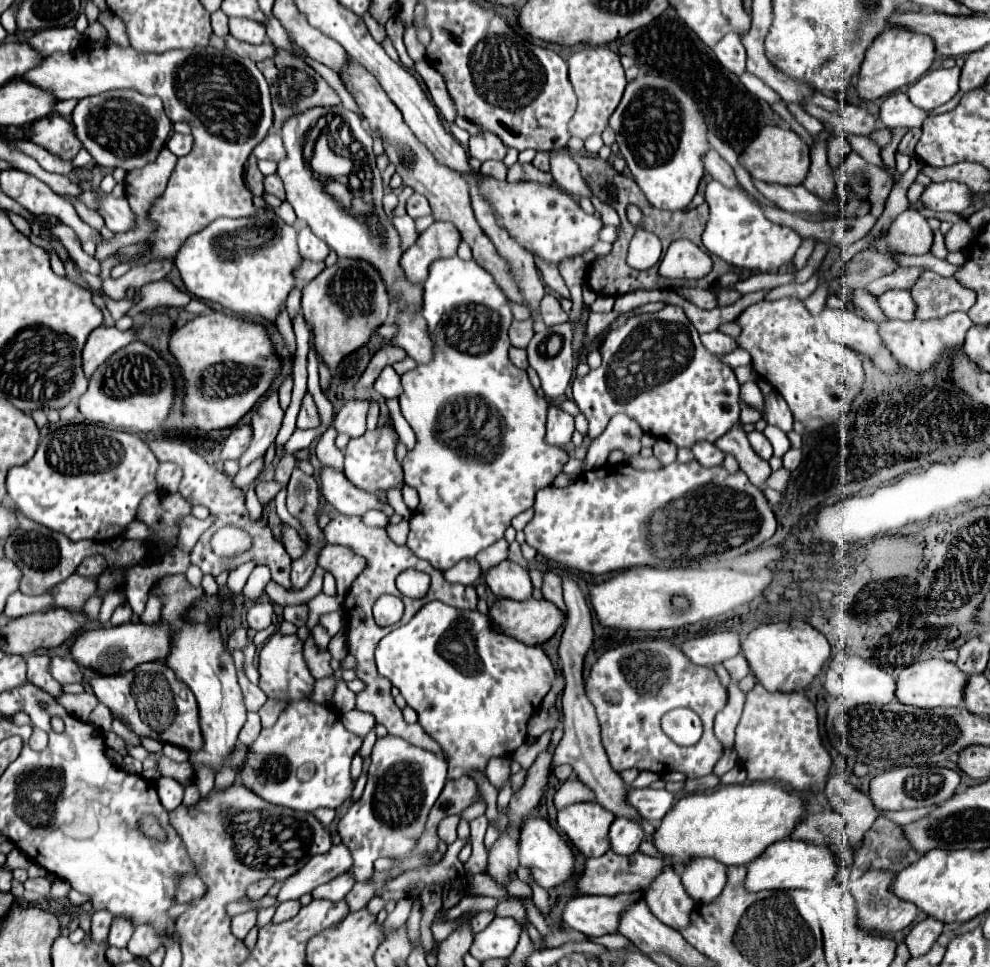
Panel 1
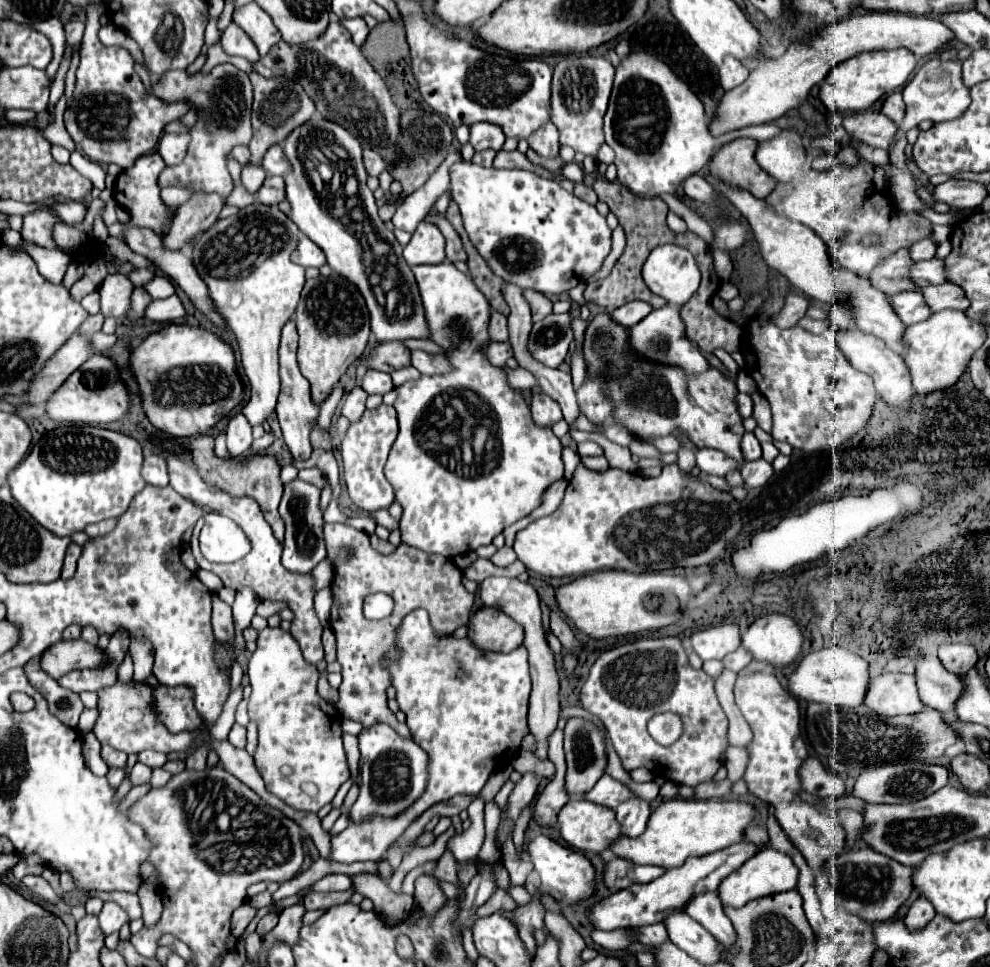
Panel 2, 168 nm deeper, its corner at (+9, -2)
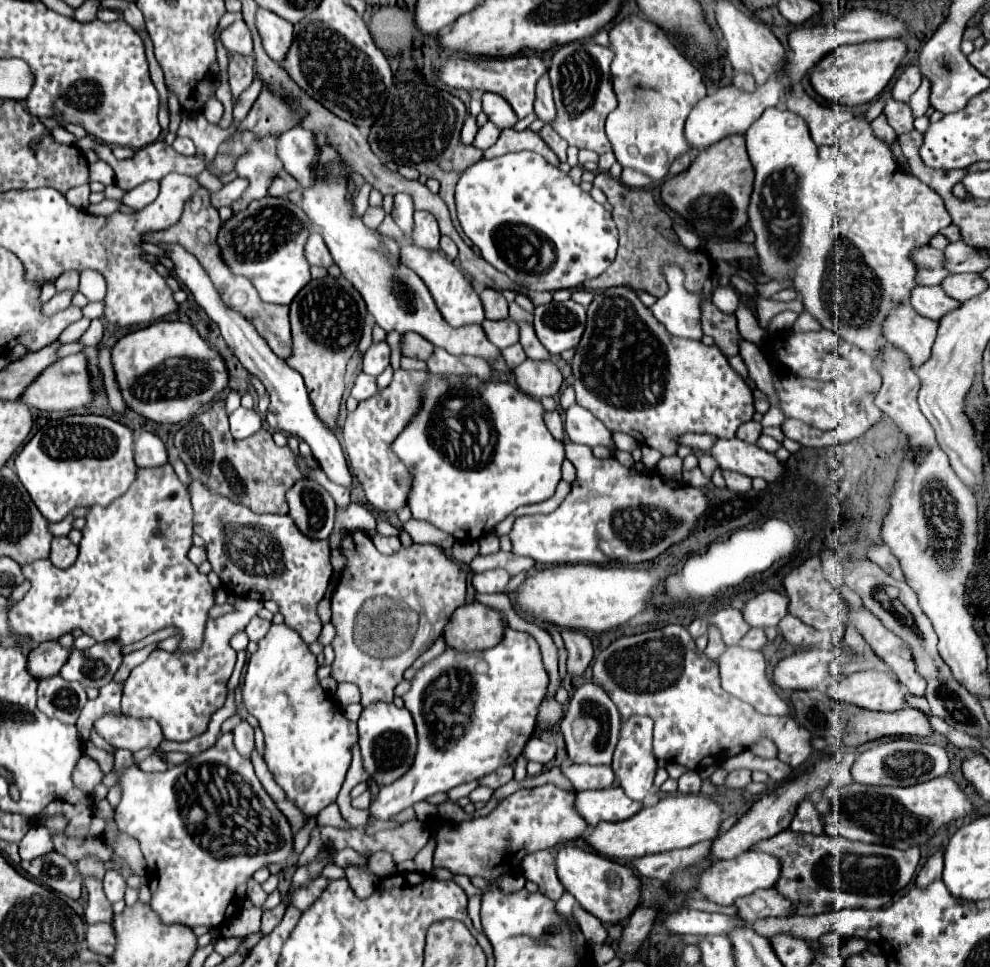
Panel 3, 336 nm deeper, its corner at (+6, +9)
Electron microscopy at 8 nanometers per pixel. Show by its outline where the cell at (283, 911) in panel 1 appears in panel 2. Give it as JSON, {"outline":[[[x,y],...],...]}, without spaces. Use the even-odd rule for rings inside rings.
{"outline":[[[266,914],[266,916],[258,922],[256,932],[258,932],[260,936],[264,936],[264,934],[266,934],[266,932],[270,932],[276,924],[278,924],[278,916],[276,916],[276,914]]]}

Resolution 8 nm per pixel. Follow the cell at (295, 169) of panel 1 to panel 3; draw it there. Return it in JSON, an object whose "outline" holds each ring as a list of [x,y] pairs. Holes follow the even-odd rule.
{"outline":[[[315,135],[315,145],[319,149],[319,161],[313,165],[313,185],[303,189],[301,209],[307,213],[311,223],[319,229],[325,245],[329,247],[333,261],[339,265],[343,277],[353,283],[353,287],[363,295],[369,313],[375,317],[377,325],[387,333],[407,333],[415,331],[425,337],[435,347],[443,347],[453,355],[477,355],[491,363],[497,371],[507,371],[507,365],[501,357],[501,351],[495,345],[489,345],[481,325],[465,325],[453,329],[445,323],[427,285],[401,263],[401,245],[393,237],[381,235],[379,231],[369,229],[361,219],[353,215],[353,197],[349,195],[349,175],[351,165],[337,153],[337,149],[323,135]]]}

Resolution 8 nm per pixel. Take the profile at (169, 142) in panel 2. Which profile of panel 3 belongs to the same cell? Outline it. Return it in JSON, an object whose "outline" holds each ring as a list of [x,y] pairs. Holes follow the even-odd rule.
{"outline":[[[177,137],[173,141],[173,149],[177,153],[181,153],[181,155],[195,155],[195,145],[193,145],[193,141],[189,137]]]}

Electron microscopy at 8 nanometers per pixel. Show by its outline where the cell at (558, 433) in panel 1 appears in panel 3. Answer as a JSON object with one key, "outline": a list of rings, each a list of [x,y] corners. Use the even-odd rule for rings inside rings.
{"outline":[[[527,359],[515,367],[513,373],[519,389],[535,399],[557,397],[563,385],[563,377],[555,365],[537,365],[537,361]]]}

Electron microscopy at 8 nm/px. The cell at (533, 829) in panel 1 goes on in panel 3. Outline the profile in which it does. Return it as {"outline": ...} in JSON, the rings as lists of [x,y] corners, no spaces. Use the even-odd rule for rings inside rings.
{"outline":[[[563,845],[555,853],[555,865],[557,877],[563,883],[565,891],[569,891],[585,911],[589,911],[603,923],[619,923],[629,917],[631,911],[637,907],[641,881],[633,875],[629,867],[575,845]]]}

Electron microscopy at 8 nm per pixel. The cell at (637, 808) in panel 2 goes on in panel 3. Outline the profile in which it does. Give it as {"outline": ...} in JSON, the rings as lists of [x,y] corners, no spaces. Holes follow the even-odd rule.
{"outline":[[[631,717],[621,727],[621,737],[613,755],[613,771],[619,779],[619,785],[623,787],[629,799],[639,801],[639,803],[643,803],[645,797],[649,795],[657,769],[657,759],[652,750],[652,735],[653,720],[650,717]]]}

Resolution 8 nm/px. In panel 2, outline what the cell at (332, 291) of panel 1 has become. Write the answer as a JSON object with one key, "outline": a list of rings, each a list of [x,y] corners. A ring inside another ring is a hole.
{"outline":[[[332,274],[330,278],[318,276],[316,280],[306,280],[294,314],[300,336],[300,370],[310,382],[314,404],[320,406],[328,398],[340,376],[348,370],[348,366],[362,356],[370,336],[370,314],[358,288],[336,274]]]}

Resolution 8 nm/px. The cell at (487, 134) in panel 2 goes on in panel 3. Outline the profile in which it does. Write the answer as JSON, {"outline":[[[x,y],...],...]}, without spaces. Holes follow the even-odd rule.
{"outline":[[[485,95],[481,101],[483,101],[483,113],[499,129],[509,129],[517,123],[517,115],[513,113],[511,105],[505,99],[501,99],[497,95]]]}

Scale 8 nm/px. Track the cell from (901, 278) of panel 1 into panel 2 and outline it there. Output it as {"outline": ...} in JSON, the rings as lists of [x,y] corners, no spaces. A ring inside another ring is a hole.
{"outline":[[[932,258],[932,260],[926,260],[926,262],[916,262],[910,268],[910,276],[912,276],[914,284],[924,288],[924,286],[930,286],[930,284],[946,282],[946,270],[942,268],[942,264],[944,264],[944,260],[938,260],[938,258]]]}

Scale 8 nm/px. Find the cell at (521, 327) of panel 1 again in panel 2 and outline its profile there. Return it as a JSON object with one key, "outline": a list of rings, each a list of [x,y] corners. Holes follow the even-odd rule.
{"outline":[[[492,312],[492,314],[490,314],[490,324],[488,324],[488,332],[490,332],[490,338],[492,338],[494,342],[506,342],[506,340],[508,340],[506,316],[502,316],[500,312]]]}

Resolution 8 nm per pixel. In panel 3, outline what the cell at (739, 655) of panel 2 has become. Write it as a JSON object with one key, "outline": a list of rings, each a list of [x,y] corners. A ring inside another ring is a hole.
{"outline":[[[751,629],[751,631],[739,641],[739,647],[745,647],[745,649],[761,649],[765,643],[767,643],[765,631],[763,631],[763,629]]]}

